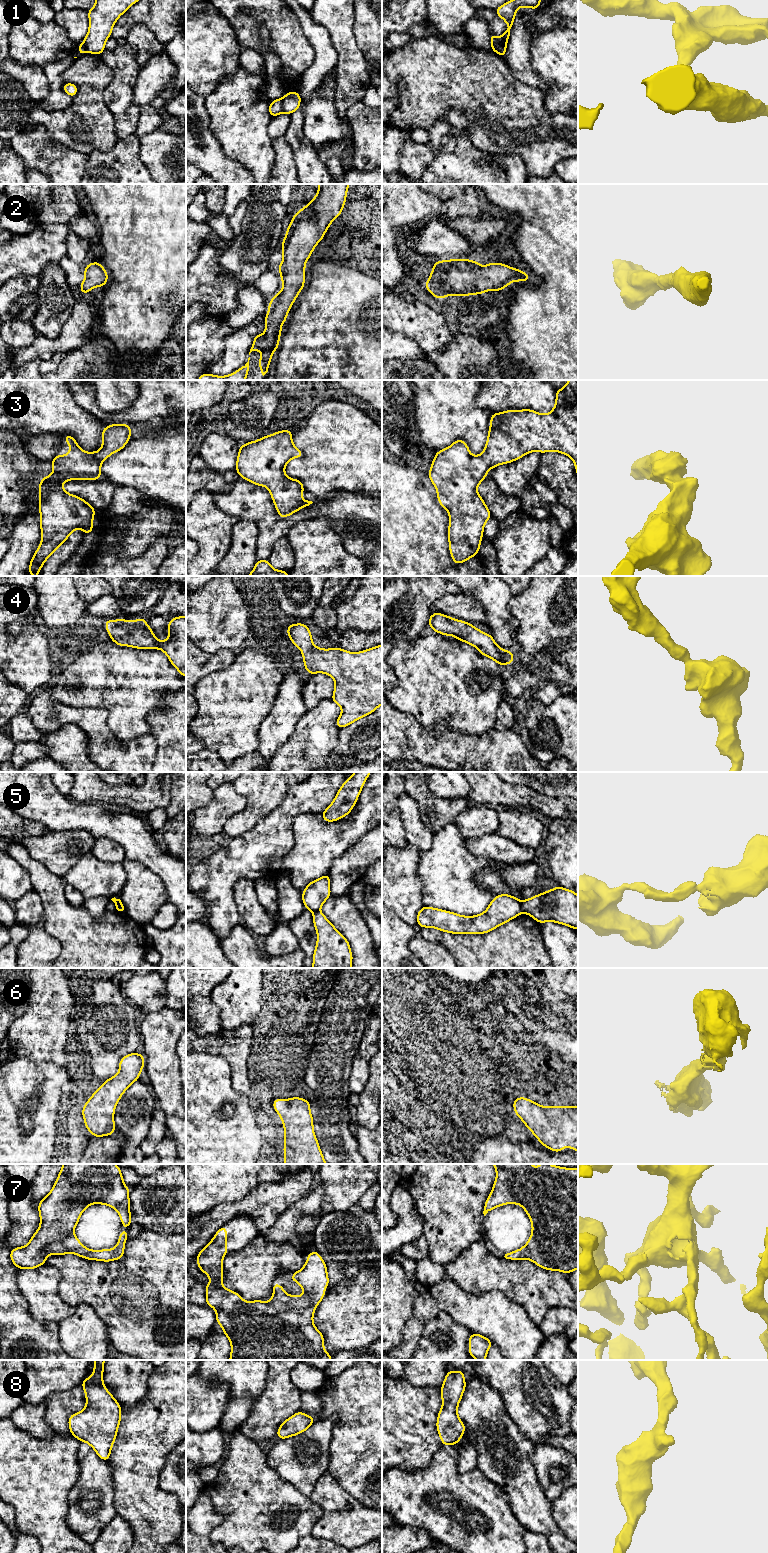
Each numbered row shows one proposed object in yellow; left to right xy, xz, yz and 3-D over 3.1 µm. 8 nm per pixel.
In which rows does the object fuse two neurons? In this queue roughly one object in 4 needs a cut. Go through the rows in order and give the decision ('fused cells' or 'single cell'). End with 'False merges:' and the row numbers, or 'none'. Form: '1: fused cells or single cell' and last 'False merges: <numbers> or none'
1: fused cells
2: single cell
3: single cell
4: single cell
5: fused cells
6: single cell
7: single cell
8: single cell
False merges: 1, 5

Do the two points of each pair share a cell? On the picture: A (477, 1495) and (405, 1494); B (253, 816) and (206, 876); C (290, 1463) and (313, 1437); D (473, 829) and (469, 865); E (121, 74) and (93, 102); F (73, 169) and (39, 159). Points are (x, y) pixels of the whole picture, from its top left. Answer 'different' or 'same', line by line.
A: same
B: different
C: same
D: different
E: different
F: same

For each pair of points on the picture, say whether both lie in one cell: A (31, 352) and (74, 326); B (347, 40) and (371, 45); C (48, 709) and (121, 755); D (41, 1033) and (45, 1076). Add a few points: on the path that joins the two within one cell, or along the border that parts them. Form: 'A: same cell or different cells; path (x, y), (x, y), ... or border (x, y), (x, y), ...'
A: same cell; path (42, 348), (56, 345), (64, 337)
B: different cells; border (354, 19), (353, 33), (356, 44), (365, 54)
C: same cell; path (66, 715), (78, 716), (103, 741)
D: different cells; border (21, 1056), (34, 1062), (53, 1062), (56, 1065)

